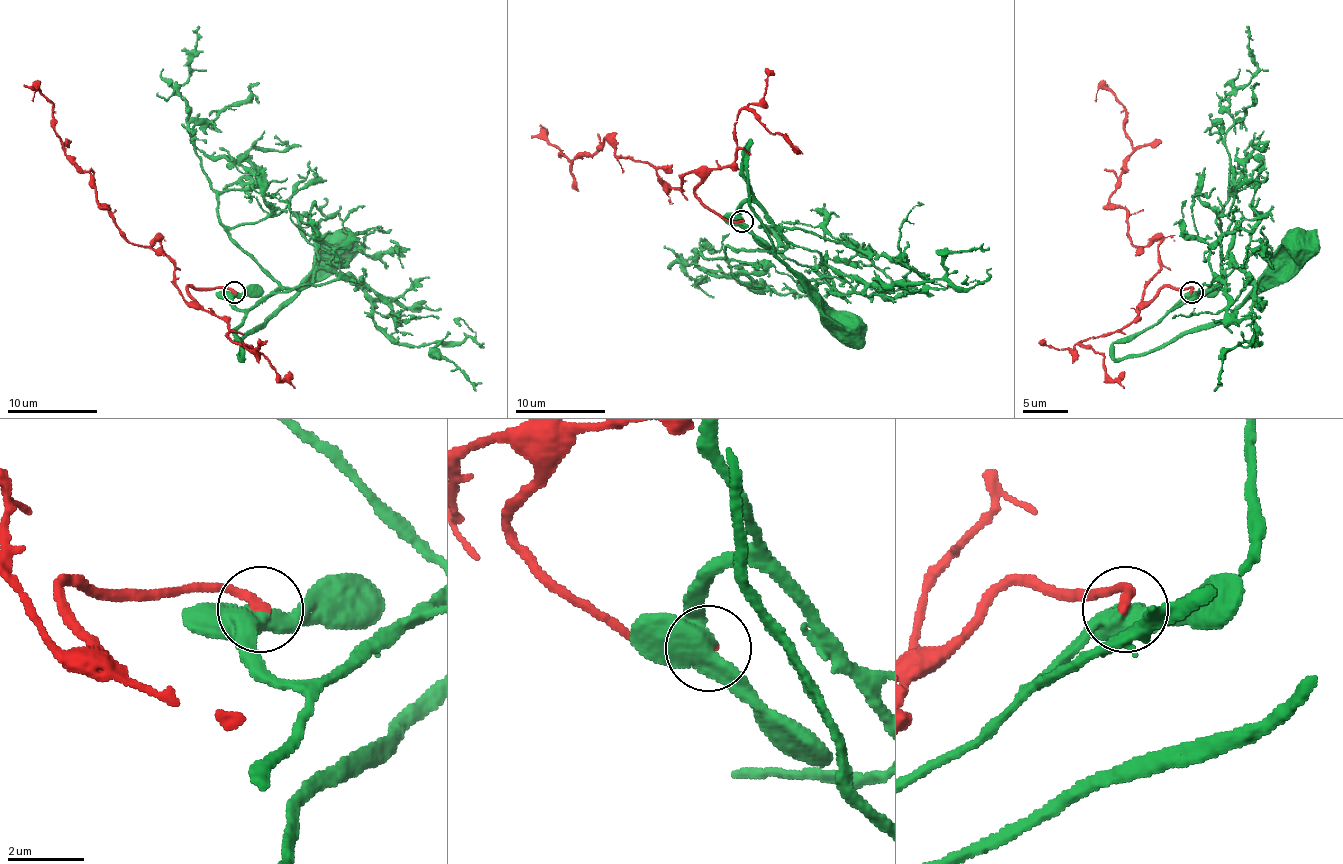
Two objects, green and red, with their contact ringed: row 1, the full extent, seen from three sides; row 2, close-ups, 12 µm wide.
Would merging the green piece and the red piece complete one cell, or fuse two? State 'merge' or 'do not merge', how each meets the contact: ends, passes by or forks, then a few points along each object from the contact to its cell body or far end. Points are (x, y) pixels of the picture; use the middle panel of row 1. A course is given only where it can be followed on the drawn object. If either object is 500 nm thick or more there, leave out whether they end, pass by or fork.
merge; course green (740, 220), (740, 207), (753, 191), (744, 178), (751, 144), (749, 205), (773, 252), (830, 321), (850, 328); course red (742, 220), (695, 193), (695, 171), (668, 189), (605, 139), (571, 162), (540, 124)

